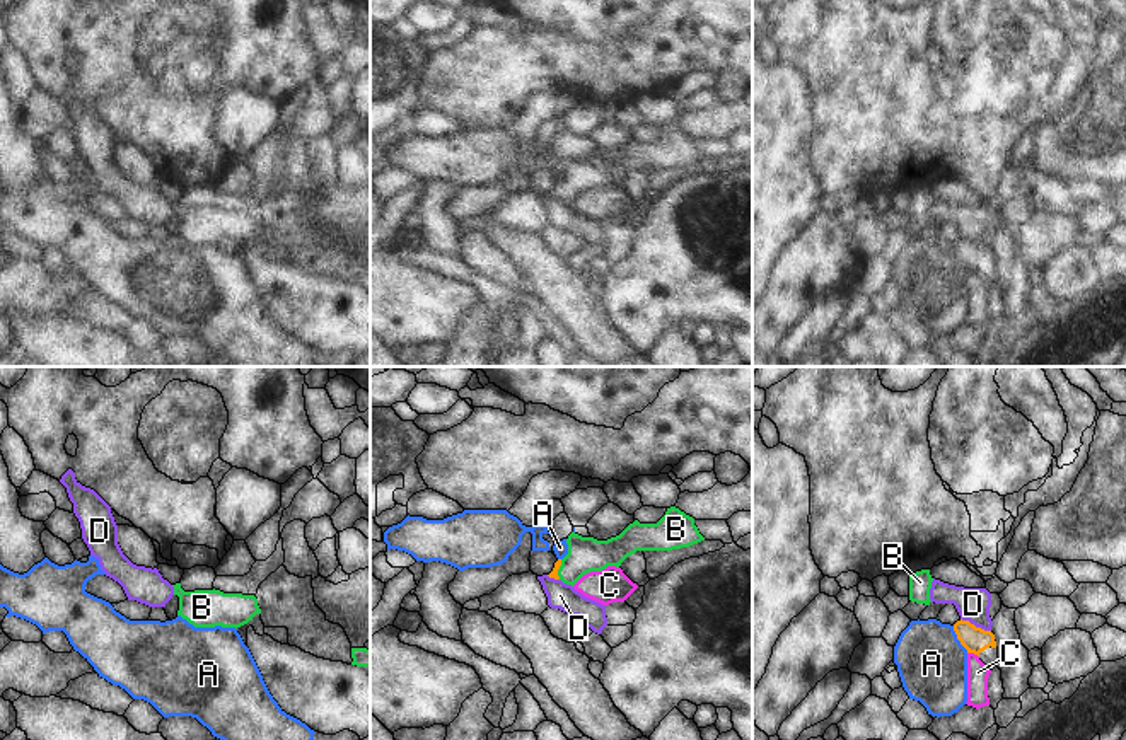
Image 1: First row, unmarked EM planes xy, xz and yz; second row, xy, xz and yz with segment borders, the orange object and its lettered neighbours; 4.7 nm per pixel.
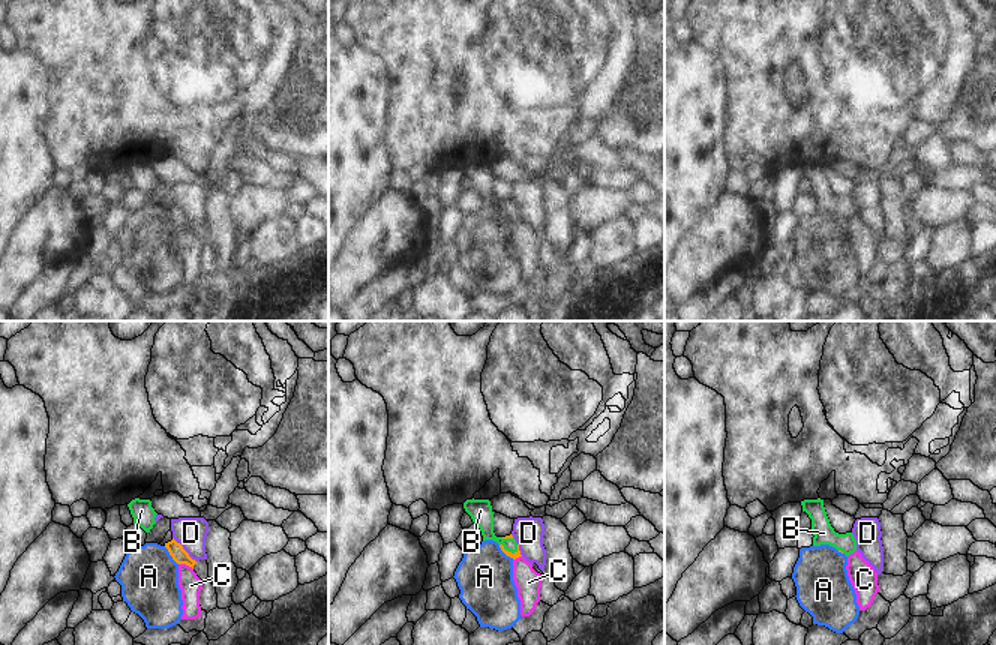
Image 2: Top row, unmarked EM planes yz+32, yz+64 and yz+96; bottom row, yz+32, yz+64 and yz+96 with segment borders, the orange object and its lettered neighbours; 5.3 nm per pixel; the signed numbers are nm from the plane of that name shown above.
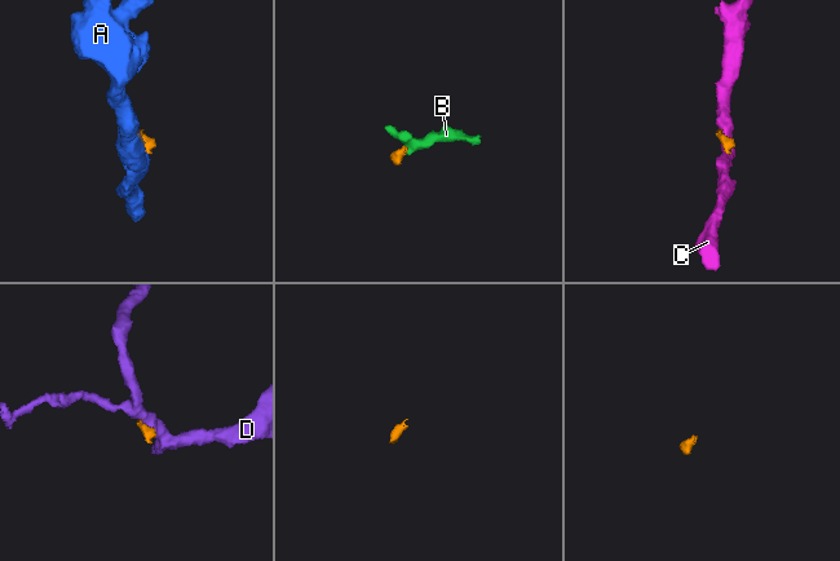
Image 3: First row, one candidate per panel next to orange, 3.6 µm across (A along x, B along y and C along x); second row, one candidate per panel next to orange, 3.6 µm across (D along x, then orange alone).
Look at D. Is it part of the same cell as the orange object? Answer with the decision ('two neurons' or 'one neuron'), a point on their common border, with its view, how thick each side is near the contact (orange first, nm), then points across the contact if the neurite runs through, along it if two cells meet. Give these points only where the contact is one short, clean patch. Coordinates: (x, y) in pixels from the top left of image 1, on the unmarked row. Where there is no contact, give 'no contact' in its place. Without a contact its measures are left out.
two neurons | yz (975, 244) | 120/160 nm | along yz (961, 236), (990, 249)

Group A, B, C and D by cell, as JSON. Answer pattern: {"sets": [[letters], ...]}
{"sets": [["A"], ["B"], ["C"], ["D"]]}

